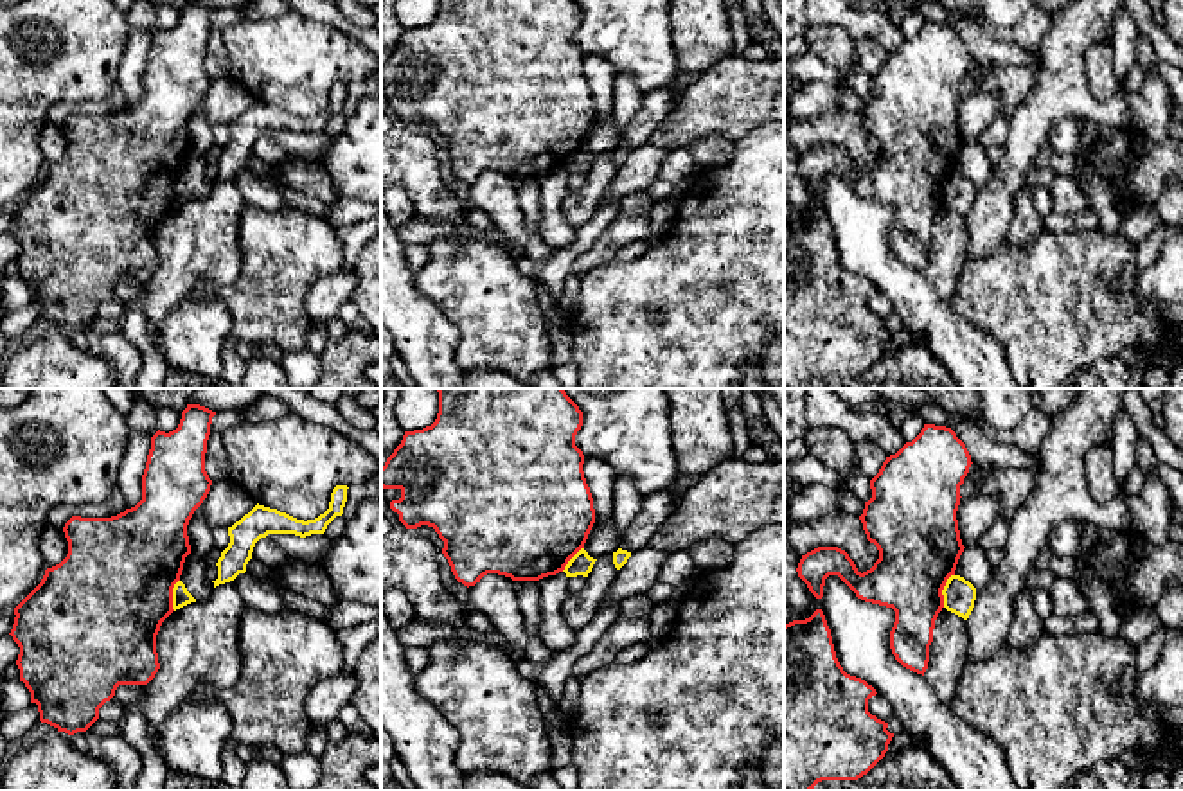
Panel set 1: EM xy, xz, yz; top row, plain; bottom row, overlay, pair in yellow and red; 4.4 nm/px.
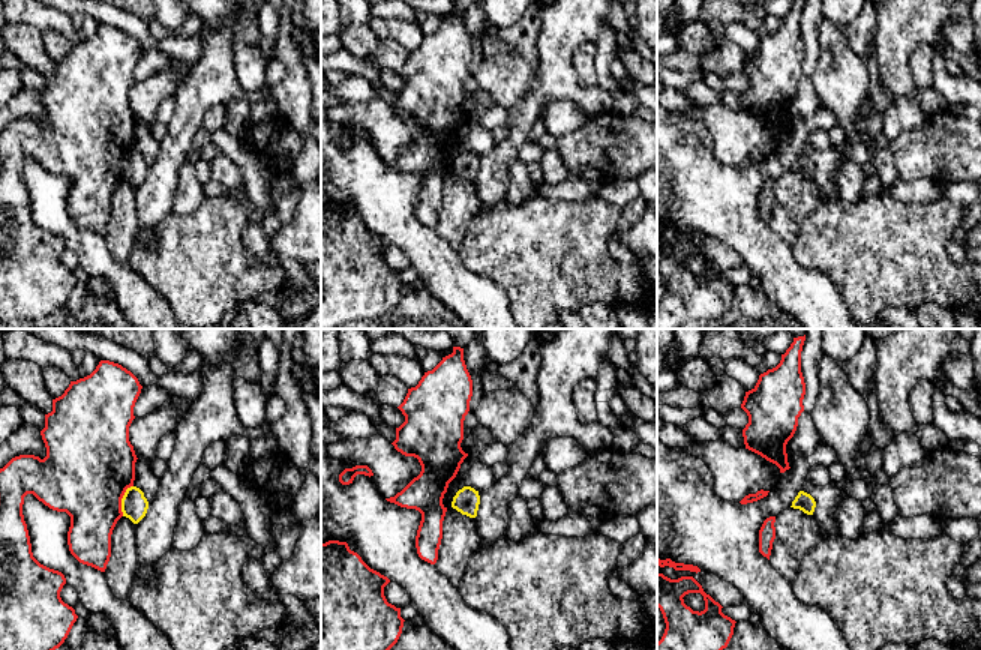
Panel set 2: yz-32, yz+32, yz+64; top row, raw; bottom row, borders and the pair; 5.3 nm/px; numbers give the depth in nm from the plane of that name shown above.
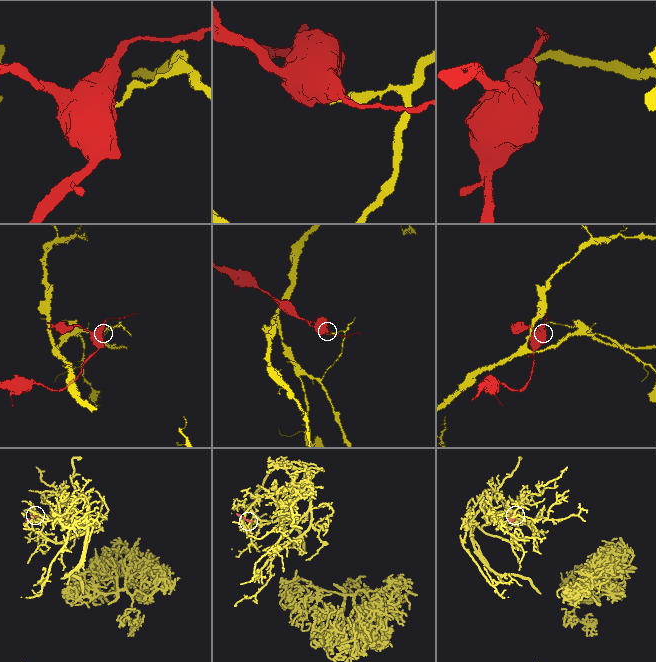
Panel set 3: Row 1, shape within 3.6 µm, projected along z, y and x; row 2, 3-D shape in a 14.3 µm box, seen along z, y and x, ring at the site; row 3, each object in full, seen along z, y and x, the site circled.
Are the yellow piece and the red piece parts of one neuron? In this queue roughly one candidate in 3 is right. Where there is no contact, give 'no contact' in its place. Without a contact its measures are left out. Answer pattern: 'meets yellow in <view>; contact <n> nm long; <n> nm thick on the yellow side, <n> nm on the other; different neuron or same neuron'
meets yellow in yz; contact 160 nm long; 140 nm thick on the yellow side, 380 nm on the other; different neuron

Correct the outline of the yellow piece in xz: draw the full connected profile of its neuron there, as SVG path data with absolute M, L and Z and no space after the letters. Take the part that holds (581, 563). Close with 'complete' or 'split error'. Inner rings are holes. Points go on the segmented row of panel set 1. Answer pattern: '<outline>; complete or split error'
M581 548L565 566L566 577L588 577L597 559L590 557L584 548Z; complete

